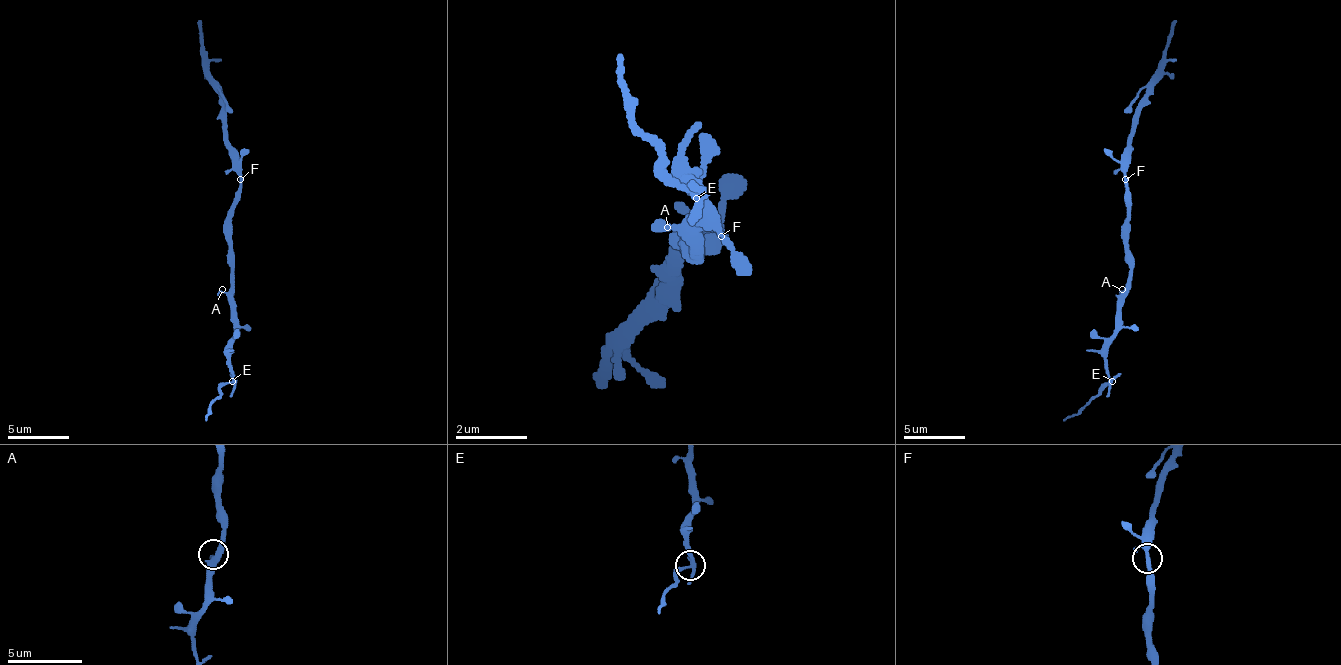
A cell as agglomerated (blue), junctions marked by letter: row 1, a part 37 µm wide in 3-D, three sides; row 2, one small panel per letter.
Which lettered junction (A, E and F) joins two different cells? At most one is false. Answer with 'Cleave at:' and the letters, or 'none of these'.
Cleave at: E

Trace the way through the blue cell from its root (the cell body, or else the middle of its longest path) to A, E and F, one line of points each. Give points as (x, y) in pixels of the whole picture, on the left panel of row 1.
A: (231, 225), (231, 286), (225, 293), (222, 289)
E: (231, 225), (231, 302), (234, 305), (234, 342), (228, 351), (231, 381)
F: (231, 225), (231, 204), (240, 179)

